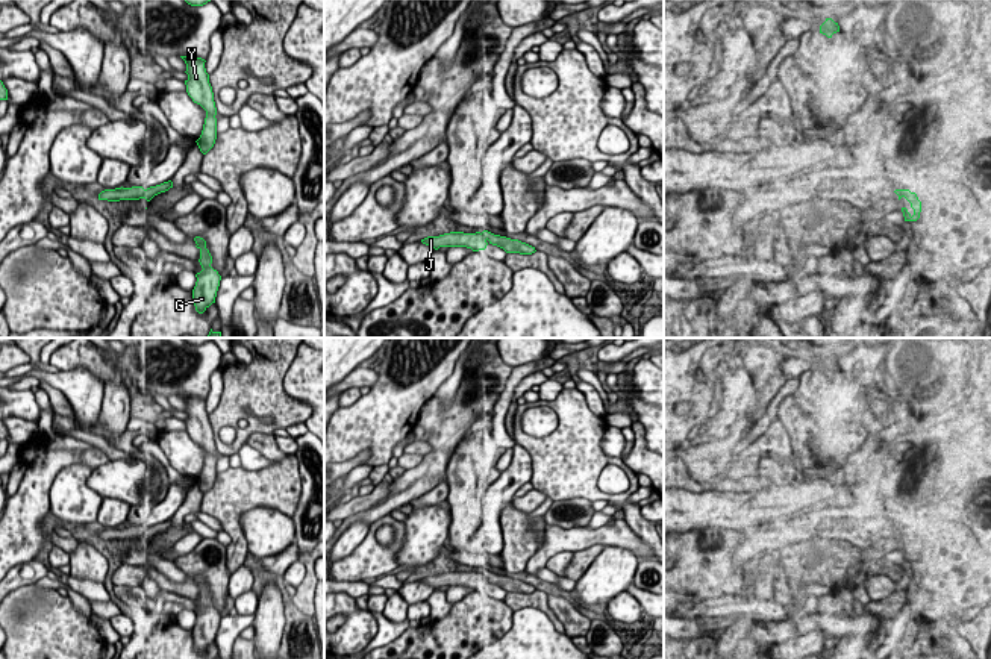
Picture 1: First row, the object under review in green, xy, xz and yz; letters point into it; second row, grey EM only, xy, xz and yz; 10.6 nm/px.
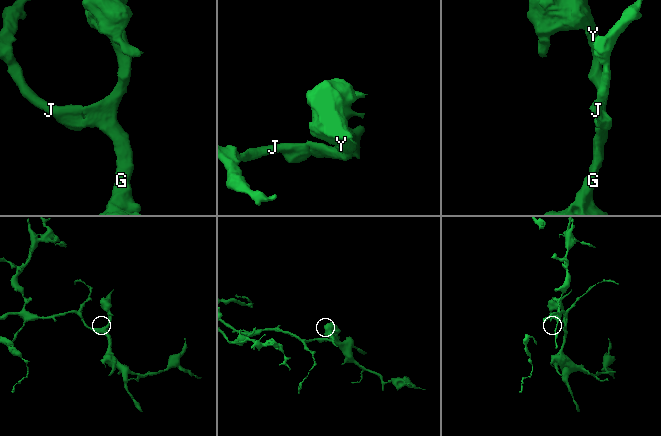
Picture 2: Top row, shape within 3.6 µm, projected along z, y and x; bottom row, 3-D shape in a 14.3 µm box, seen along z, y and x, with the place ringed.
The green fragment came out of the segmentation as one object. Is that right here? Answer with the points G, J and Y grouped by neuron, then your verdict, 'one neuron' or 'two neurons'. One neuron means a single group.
G J Y | one neuron

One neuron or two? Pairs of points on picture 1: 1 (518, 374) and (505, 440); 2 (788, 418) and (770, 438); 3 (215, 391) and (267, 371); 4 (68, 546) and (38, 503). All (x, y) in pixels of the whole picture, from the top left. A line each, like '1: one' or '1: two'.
1: one
2: two
3: two
4: two

